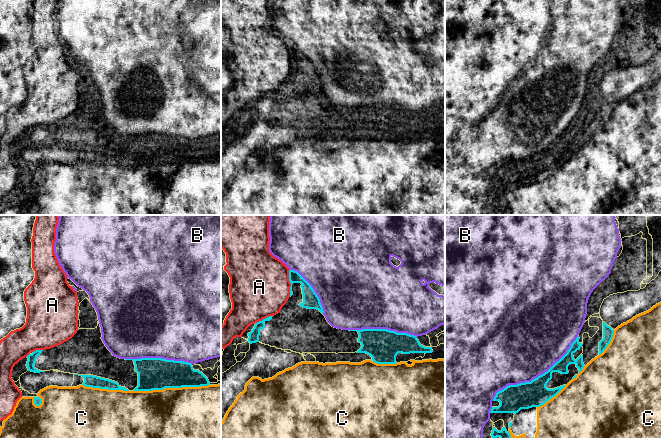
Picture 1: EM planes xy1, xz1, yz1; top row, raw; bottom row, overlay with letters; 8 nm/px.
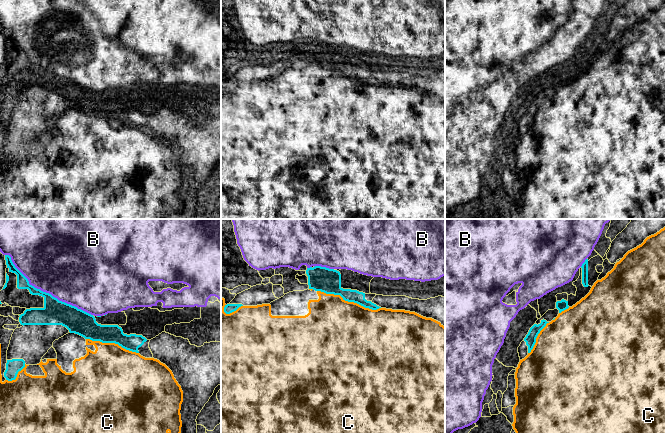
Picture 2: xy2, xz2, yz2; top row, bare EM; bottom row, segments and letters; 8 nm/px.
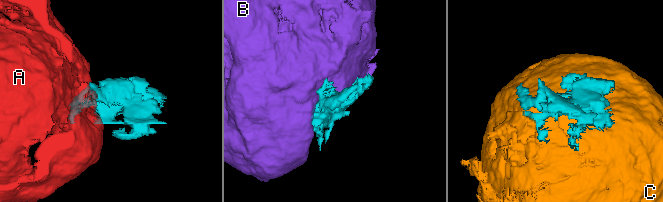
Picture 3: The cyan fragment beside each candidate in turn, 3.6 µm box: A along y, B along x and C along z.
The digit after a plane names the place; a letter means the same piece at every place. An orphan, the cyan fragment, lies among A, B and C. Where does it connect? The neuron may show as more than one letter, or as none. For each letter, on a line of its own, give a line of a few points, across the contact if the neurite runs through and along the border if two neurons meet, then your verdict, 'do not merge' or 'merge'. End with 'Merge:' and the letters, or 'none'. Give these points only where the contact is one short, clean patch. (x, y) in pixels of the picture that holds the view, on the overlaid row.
A: do not merge
B: do not merge
C: merge
Merge: C

